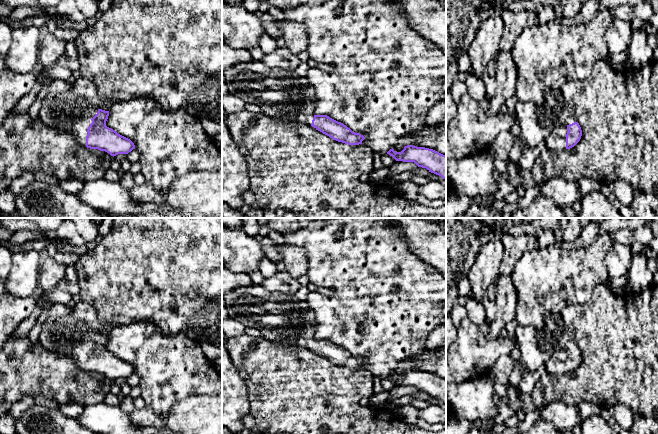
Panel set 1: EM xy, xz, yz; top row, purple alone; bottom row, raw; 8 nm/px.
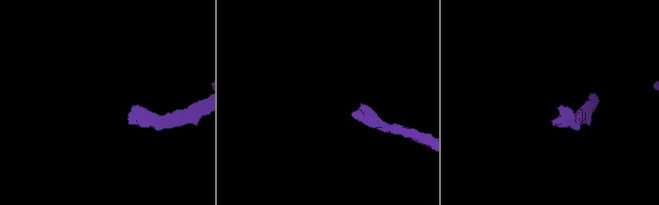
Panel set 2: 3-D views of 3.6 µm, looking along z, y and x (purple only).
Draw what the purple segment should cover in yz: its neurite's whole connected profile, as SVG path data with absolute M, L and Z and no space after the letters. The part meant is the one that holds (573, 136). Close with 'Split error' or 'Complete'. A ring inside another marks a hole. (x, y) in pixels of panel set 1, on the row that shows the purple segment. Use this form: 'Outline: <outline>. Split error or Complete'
Outline: M548 89L545 92L544 103L537 105L539 122L544 125L548 118L567 126L567 134L561 136L555 130L547 136L547 149L559 151L574 147L581 139L582 130L576 118L575 110L563 98L561 92Z. Split error

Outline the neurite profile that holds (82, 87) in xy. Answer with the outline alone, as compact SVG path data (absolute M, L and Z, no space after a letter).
M80 77L75 80L70 91L85 98L91 106L97 109L101 109L105 104L105 101L98 95L96 85L86 78Z

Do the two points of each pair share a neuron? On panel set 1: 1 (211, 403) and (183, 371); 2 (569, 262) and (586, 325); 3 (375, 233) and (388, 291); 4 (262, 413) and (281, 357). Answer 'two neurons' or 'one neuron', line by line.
1: two neurons
2: two neurons
3: one neuron
4: one neuron

